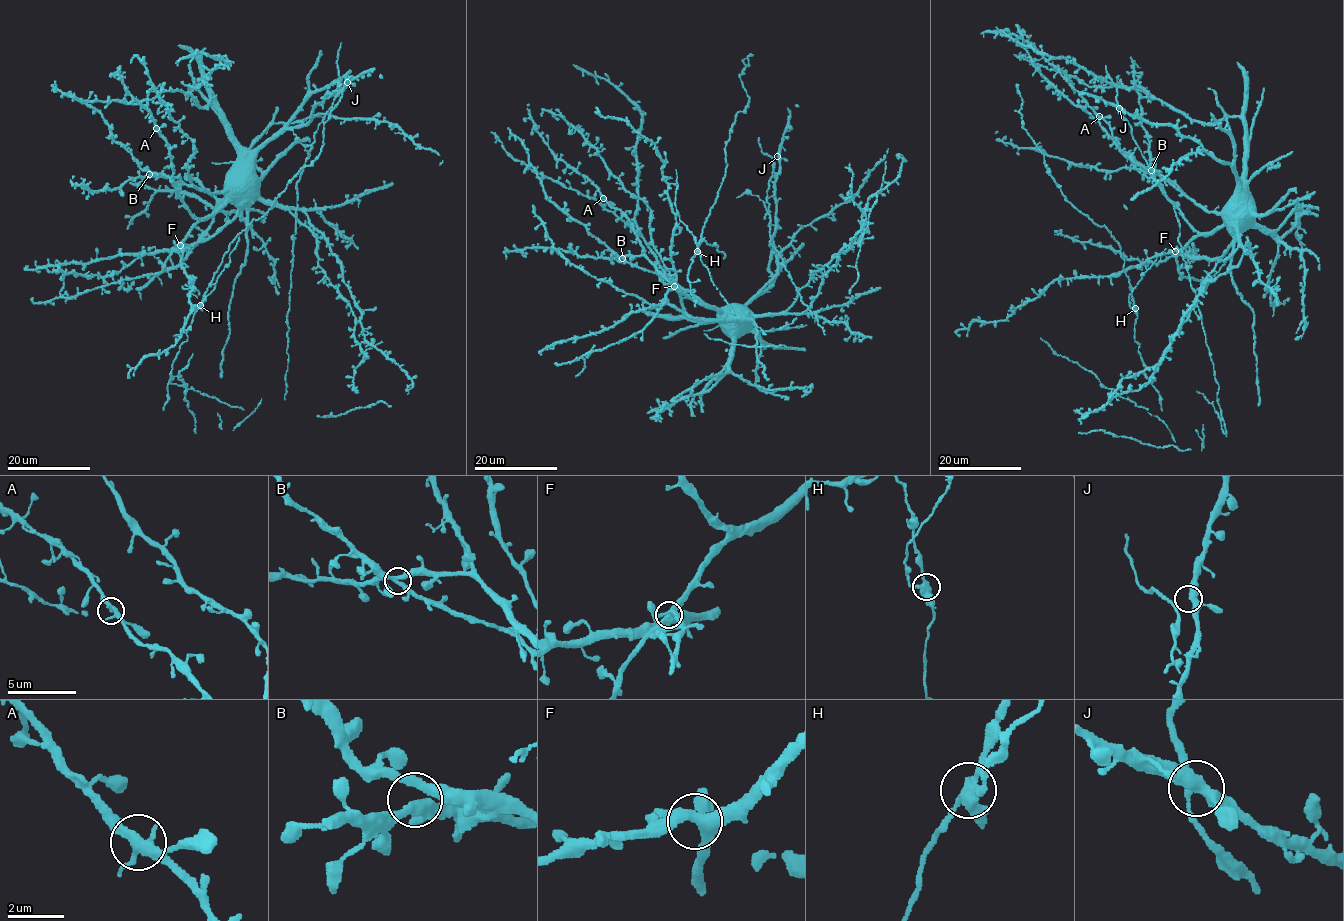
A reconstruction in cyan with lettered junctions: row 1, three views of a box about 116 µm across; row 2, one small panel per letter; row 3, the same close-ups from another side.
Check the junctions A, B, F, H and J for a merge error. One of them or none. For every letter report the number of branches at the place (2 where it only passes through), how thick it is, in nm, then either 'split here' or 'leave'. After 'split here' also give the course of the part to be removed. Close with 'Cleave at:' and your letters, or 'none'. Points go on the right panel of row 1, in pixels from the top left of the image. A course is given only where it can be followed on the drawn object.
A: 4 | 360 nm | leave
B: 4 | 280 nm | leave
F: 4 | 400 nm | leave
H: 4 | 360 nm | split here | (1135, 308), (1130, 307), (1129, 294), (1142, 274), (1166, 248)
J: 4 | 360 nm | leave
Cleave at: H

